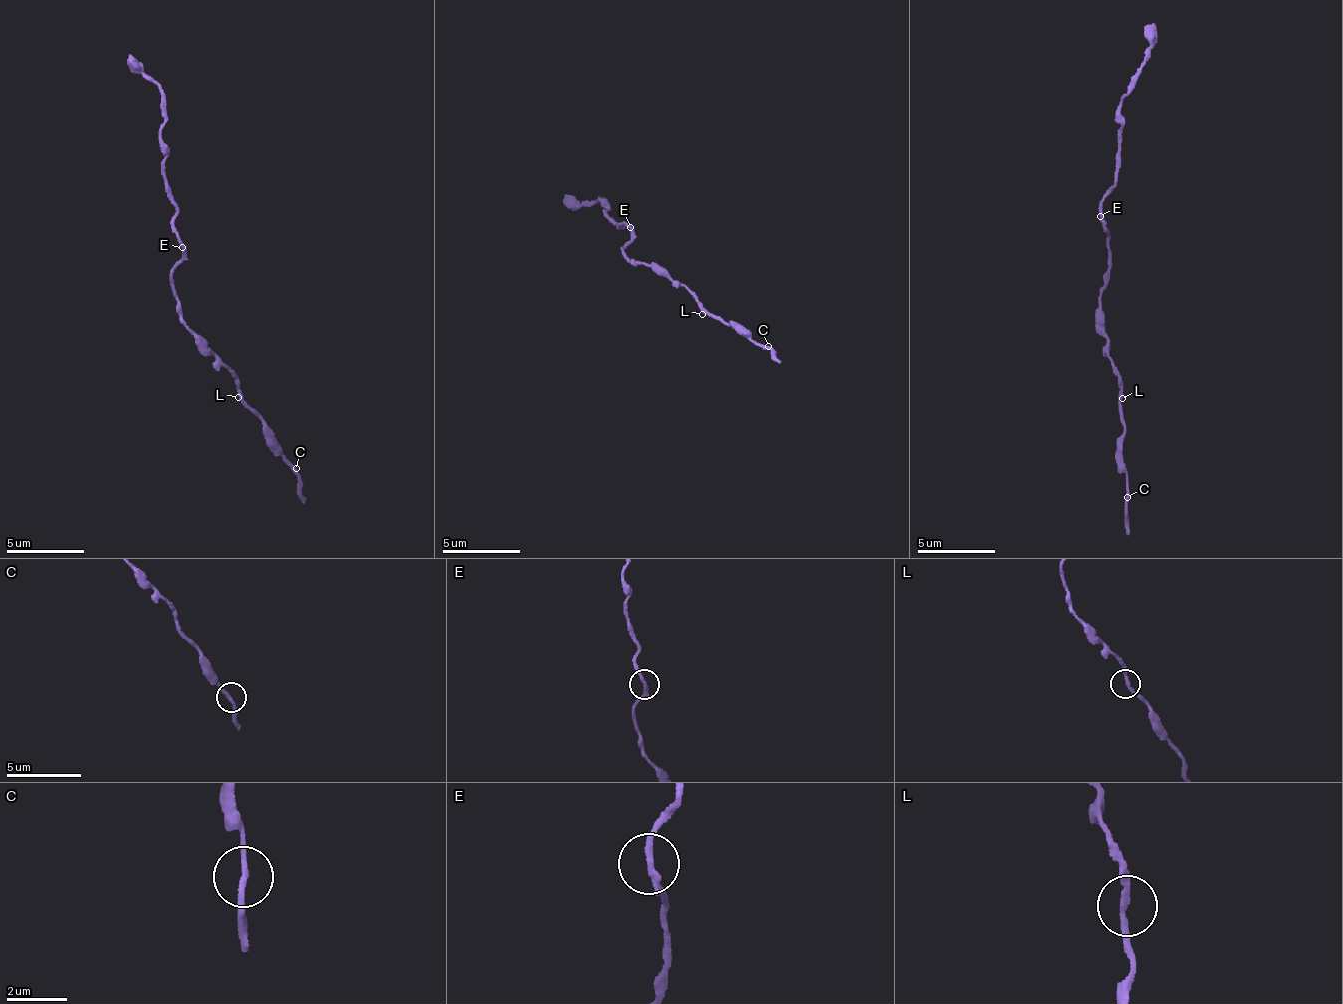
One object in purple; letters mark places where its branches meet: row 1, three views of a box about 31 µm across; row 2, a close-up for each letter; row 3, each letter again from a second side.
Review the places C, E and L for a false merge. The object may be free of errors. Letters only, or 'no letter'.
no letter

